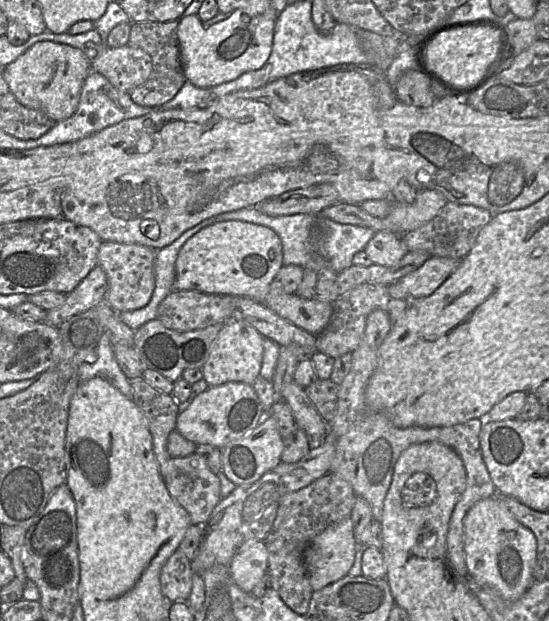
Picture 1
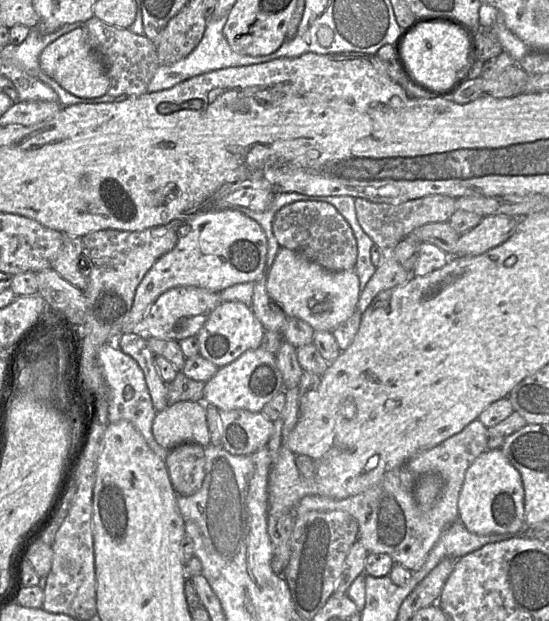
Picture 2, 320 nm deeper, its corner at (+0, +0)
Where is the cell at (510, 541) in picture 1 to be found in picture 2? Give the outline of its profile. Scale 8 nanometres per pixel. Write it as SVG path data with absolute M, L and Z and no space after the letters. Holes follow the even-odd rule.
M500 448L487 449L467 469L458 498L458 519L474 534L519 535L524 532L524 490L519 472Z

